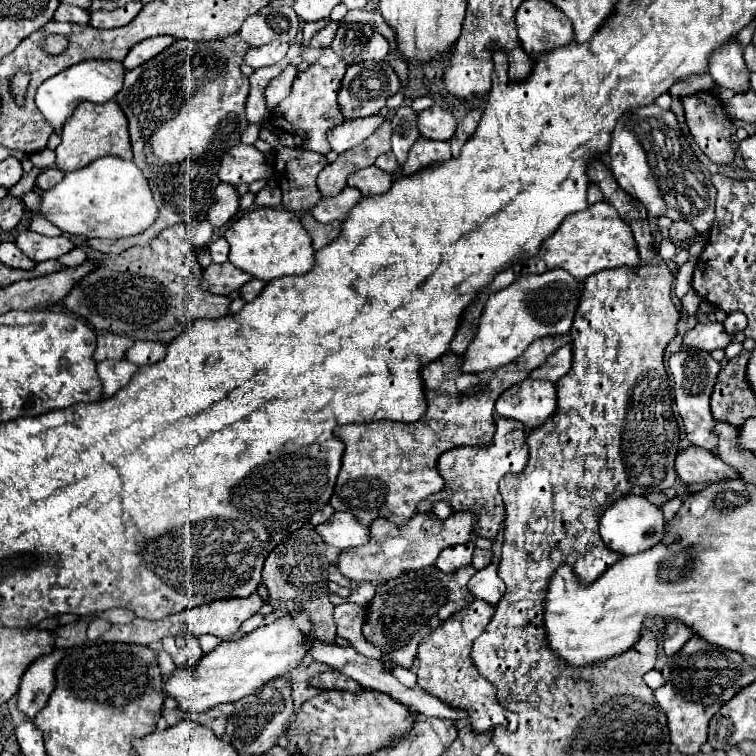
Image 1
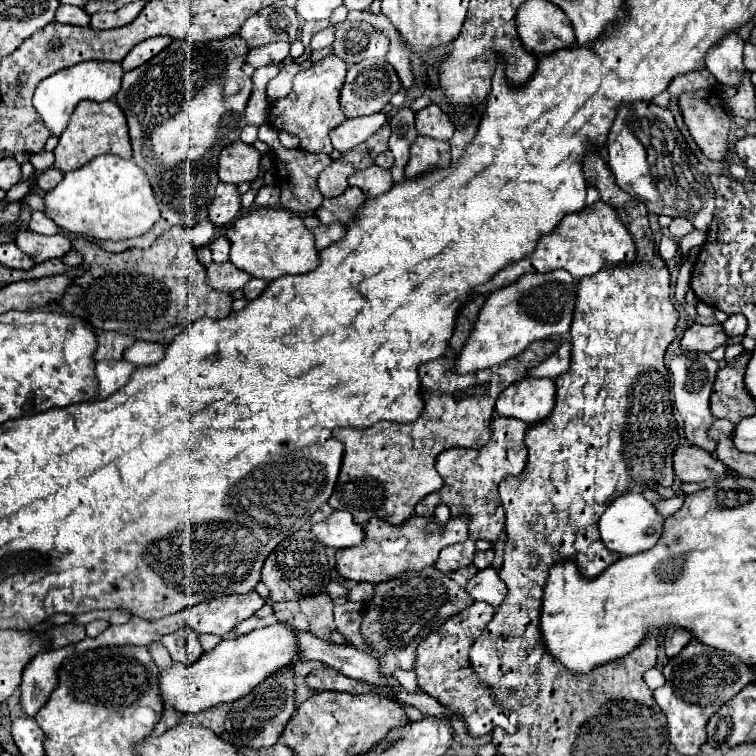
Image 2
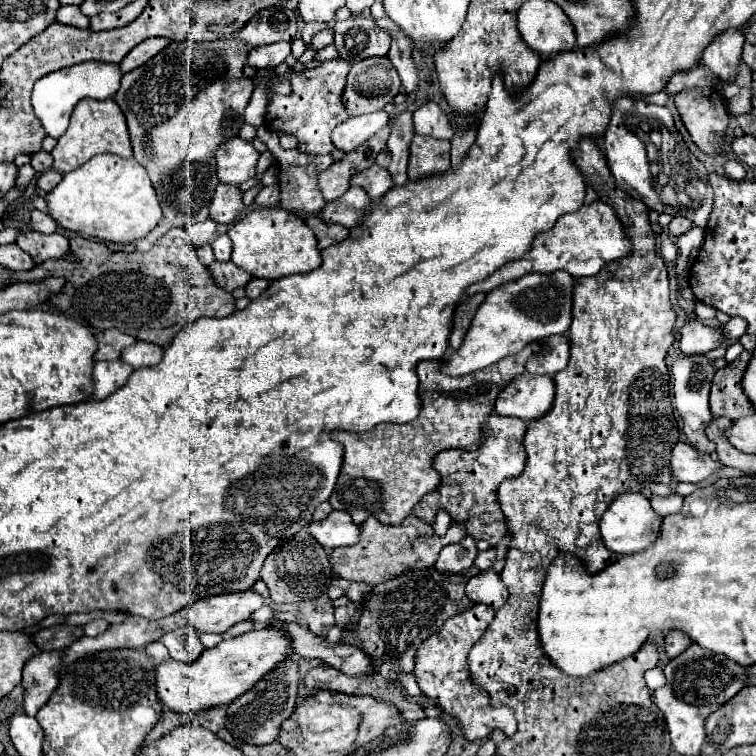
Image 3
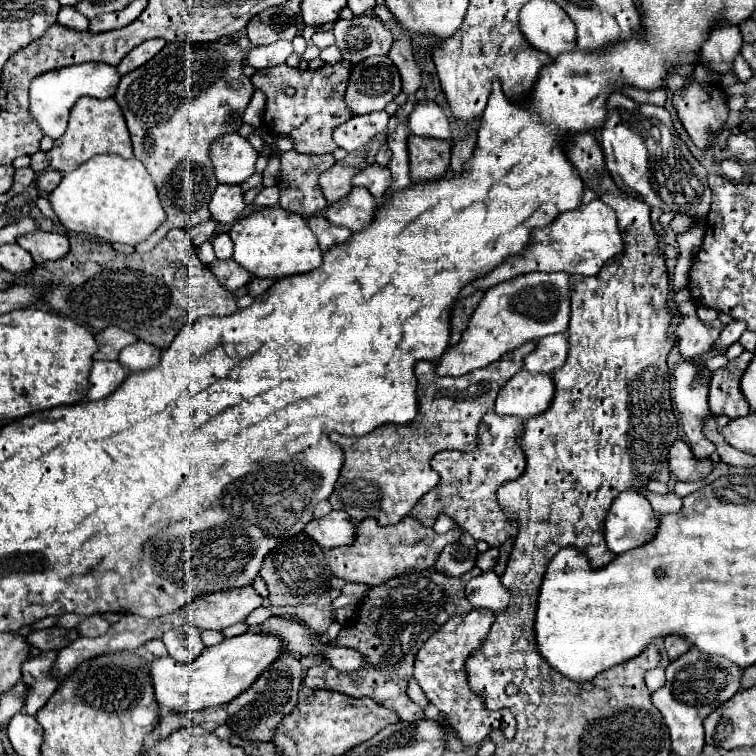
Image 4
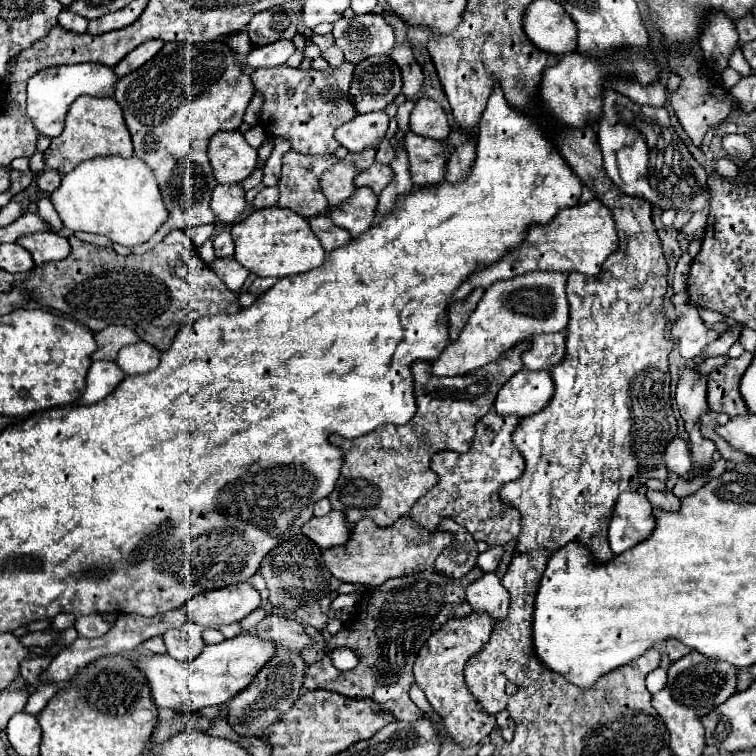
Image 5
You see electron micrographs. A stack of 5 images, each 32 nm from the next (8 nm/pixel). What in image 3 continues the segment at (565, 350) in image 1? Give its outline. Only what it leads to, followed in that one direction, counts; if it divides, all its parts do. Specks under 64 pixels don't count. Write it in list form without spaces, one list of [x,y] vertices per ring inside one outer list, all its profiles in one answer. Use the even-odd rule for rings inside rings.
[[[564,336],[546,338],[542,344],[546,344],[546,352],[542,356],[534,356],[534,360],[530,360],[526,370],[530,374],[538,374],[538,376],[554,376],[562,368],[568,366],[570,344]]]

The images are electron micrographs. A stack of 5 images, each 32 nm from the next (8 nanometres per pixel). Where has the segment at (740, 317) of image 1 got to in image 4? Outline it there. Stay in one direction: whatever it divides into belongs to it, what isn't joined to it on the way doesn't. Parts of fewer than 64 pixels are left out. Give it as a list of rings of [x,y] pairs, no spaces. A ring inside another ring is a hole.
[[[732,320],[732,322],[722,330],[722,334],[720,334],[718,344],[714,346],[714,350],[726,350],[730,344],[734,344],[734,342],[742,336],[744,330],[746,330],[746,324],[742,324],[742,320]]]

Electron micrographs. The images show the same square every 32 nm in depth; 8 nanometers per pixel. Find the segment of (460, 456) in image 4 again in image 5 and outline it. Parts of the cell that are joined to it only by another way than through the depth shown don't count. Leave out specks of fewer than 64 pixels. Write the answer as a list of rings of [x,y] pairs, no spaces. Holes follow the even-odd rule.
[[[488,412],[476,424],[476,436],[468,454],[452,454],[452,450],[436,452],[432,456],[432,470],[440,480],[416,502],[408,516],[428,530],[436,530],[442,518],[452,518],[456,524],[464,526],[474,540],[484,540],[488,546],[504,546],[506,542],[516,540],[520,534],[520,514],[500,502],[498,490],[524,472],[524,458],[512,444],[512,432],[518,424],[518,416]]]

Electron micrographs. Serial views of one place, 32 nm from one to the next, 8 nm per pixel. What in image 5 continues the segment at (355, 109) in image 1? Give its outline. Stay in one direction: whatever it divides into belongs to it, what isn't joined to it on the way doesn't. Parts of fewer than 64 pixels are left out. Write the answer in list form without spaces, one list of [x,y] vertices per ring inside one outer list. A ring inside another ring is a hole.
[[[372,56],[356,64],[350,82],[350,104],[358,114],[384,110],[402,90],[400,68],[390,56]]]

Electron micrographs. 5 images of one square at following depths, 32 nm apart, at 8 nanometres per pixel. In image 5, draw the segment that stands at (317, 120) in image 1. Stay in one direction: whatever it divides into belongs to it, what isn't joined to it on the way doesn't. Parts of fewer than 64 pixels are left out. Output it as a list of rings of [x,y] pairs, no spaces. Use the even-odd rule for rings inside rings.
[[[344,62],[338,68],[328,66],[326,70],[302,70],[290,66],[256,70],[252,74],[252,82],[256,90],[264,94],[260,126],[270,138],[288,138],[292,142],[292,150],[300,154],[334,154],[340,146],[334,140],[334,130],[356,114],[346,96],[352,72],[354,66],[350,62]]]

